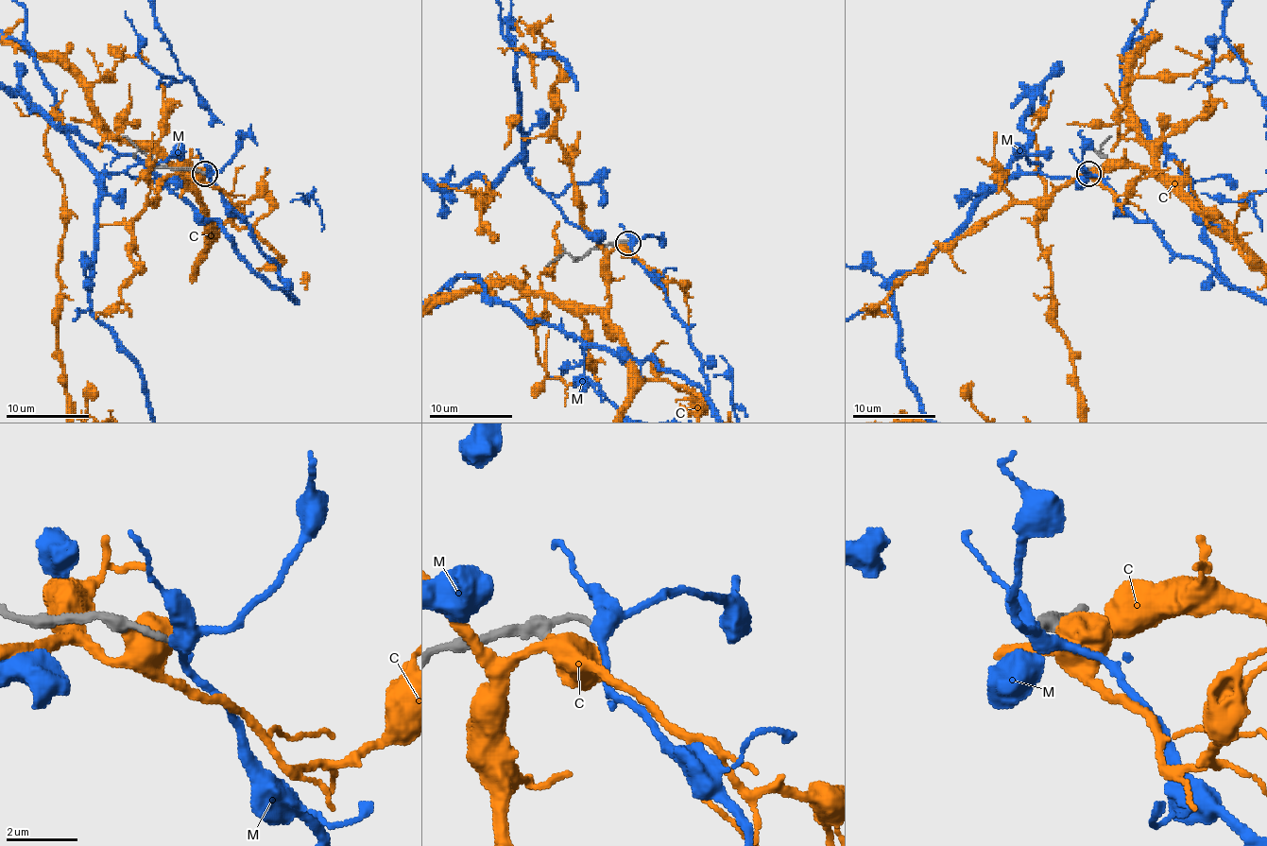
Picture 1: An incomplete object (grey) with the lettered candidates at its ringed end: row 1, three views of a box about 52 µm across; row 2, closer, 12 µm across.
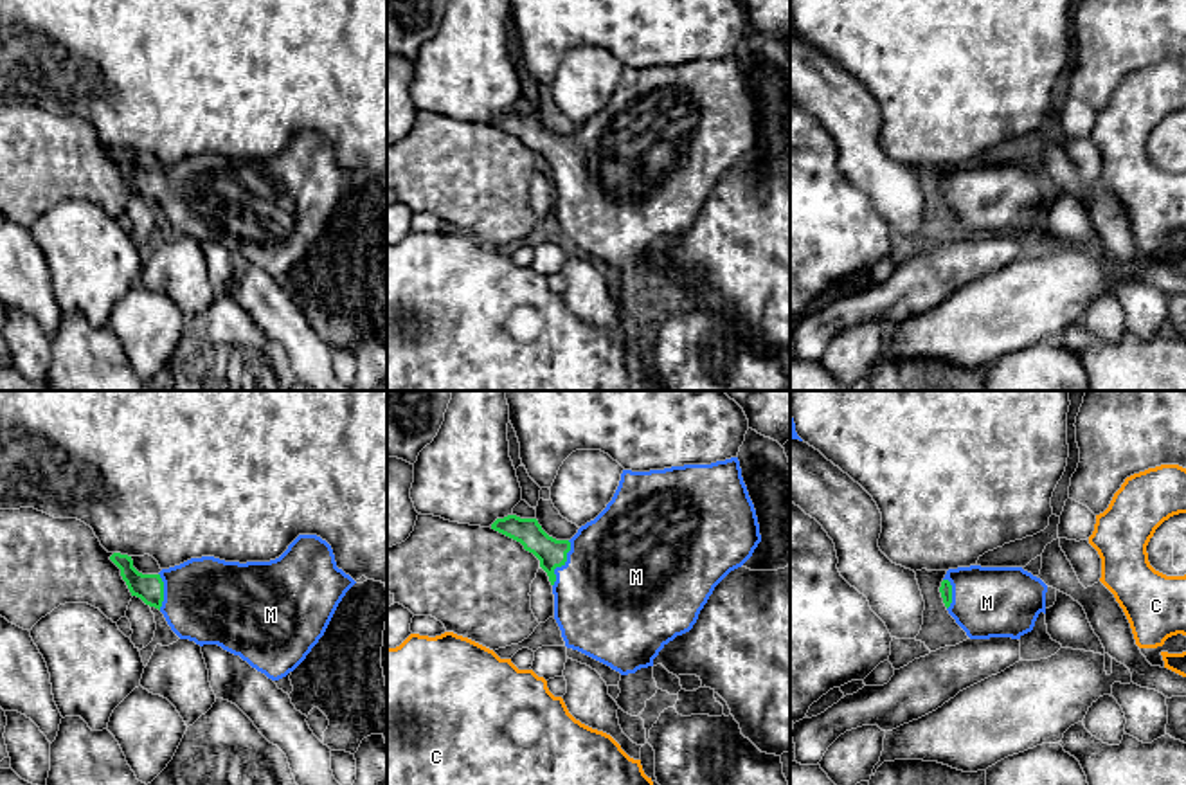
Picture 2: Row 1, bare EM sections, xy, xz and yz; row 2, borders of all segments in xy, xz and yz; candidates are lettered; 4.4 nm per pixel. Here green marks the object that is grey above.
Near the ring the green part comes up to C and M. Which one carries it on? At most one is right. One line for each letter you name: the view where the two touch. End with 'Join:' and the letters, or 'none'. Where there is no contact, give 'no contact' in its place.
M: contact in xz
Join: M

